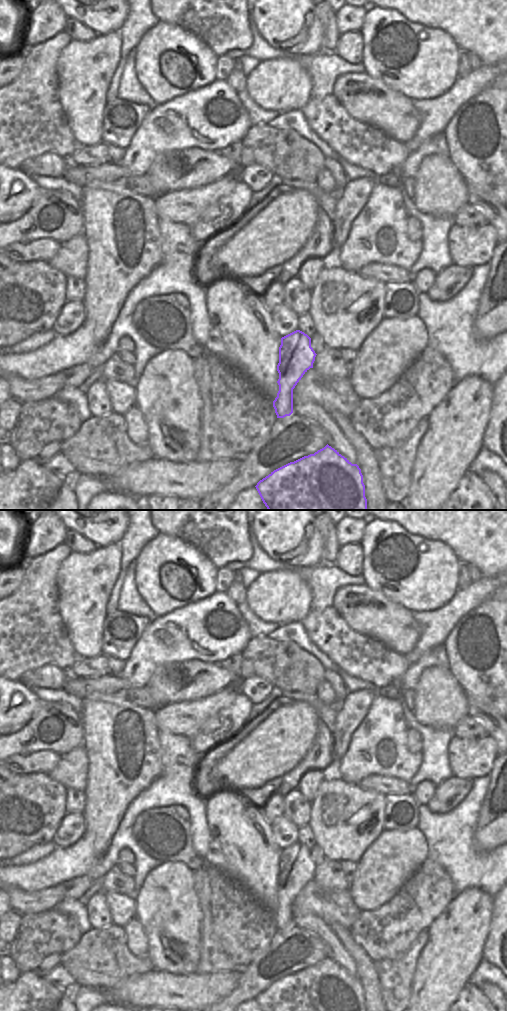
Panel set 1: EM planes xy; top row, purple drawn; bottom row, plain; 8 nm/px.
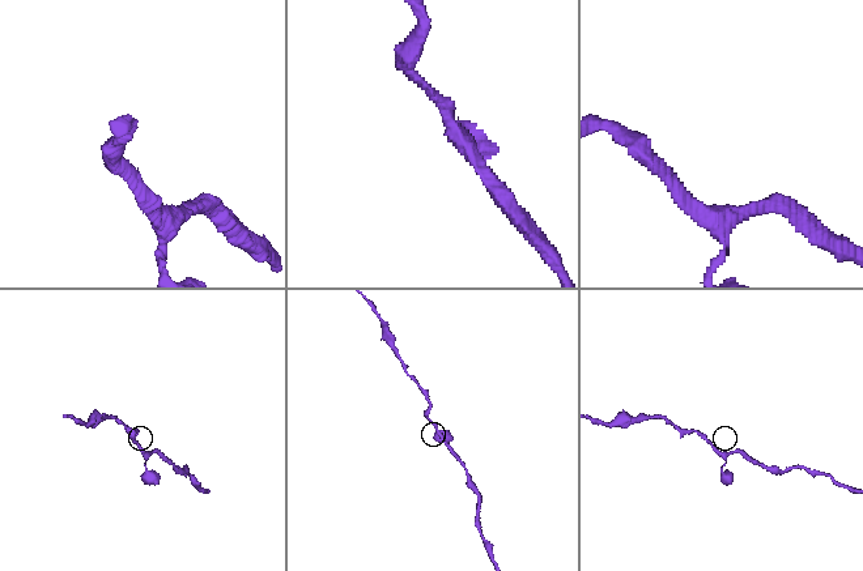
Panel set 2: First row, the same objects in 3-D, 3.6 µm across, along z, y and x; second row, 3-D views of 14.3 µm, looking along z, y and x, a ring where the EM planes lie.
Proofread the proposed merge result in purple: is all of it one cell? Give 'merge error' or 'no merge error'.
no merge error

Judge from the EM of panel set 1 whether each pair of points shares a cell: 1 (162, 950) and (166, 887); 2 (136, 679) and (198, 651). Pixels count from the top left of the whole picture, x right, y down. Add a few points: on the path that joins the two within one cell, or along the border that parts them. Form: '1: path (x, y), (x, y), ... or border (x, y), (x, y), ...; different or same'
1: path (166, 934), (166, 903); same
2: path (150, 663), (162, 651), (182, 651); same

